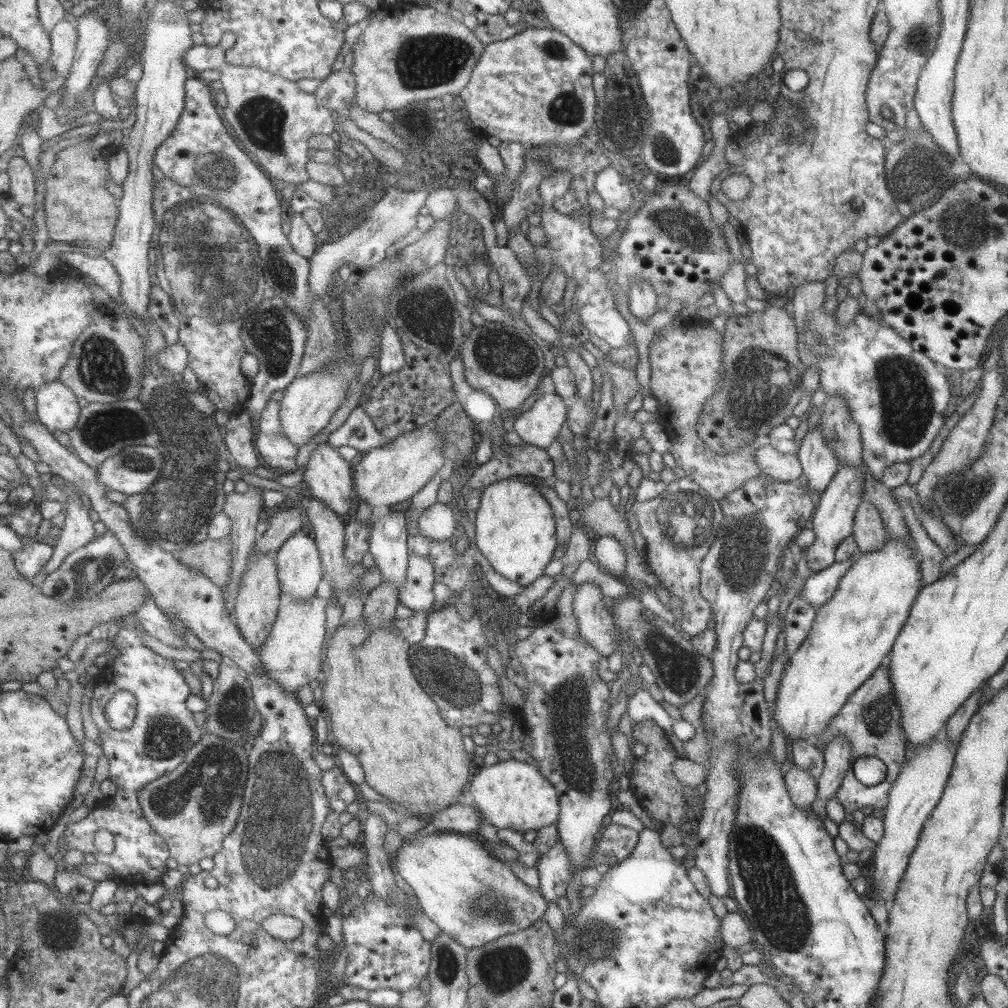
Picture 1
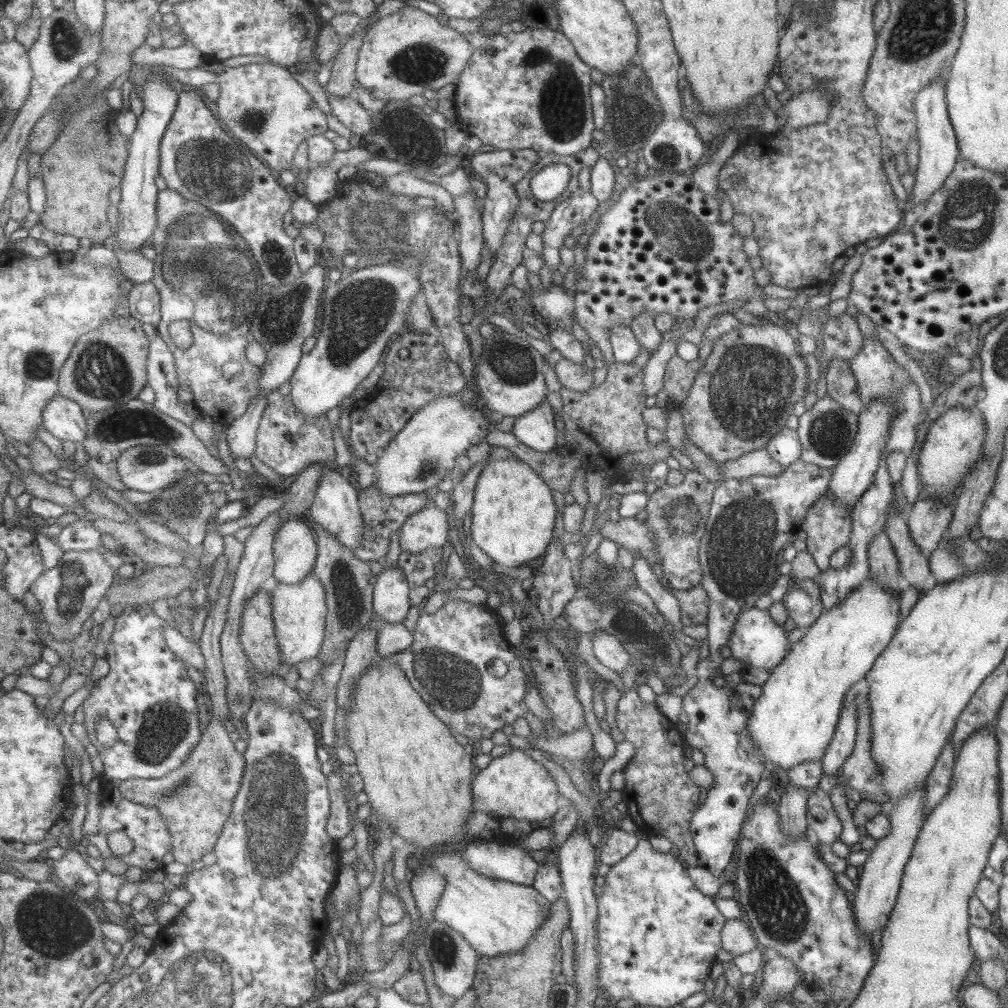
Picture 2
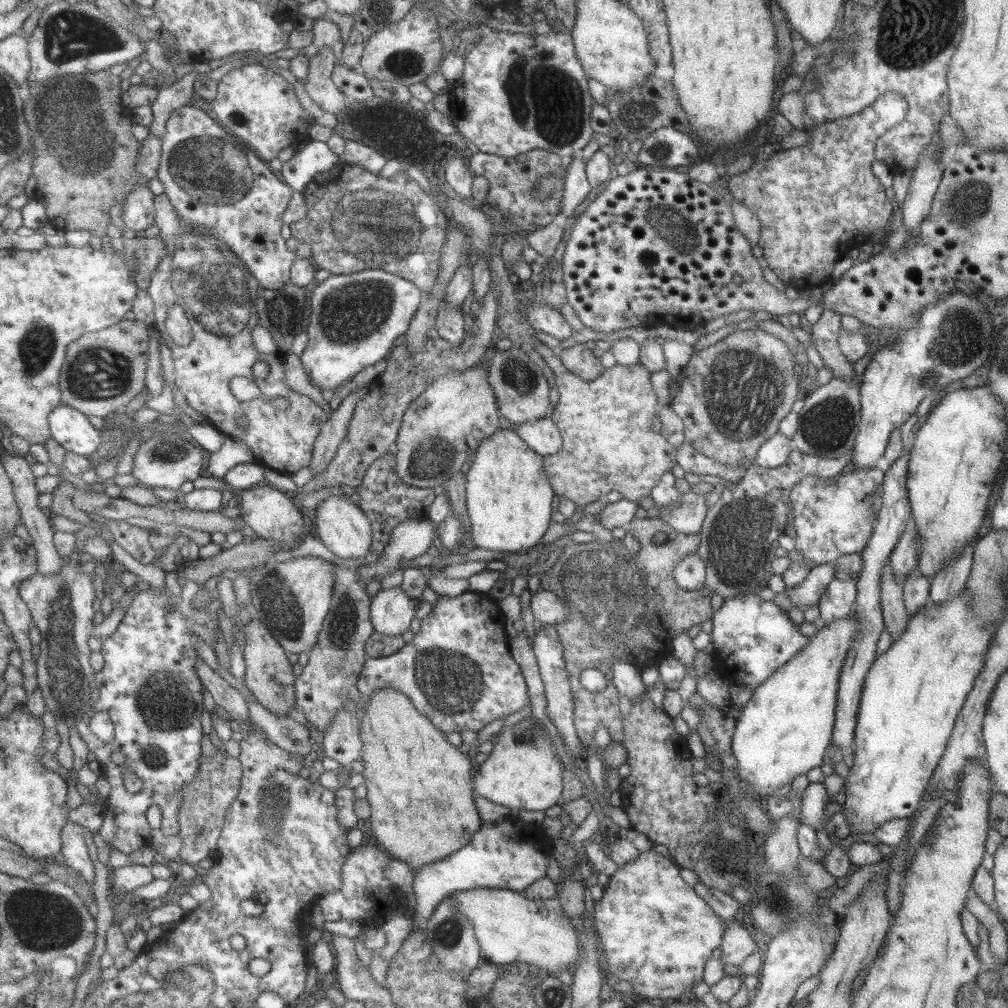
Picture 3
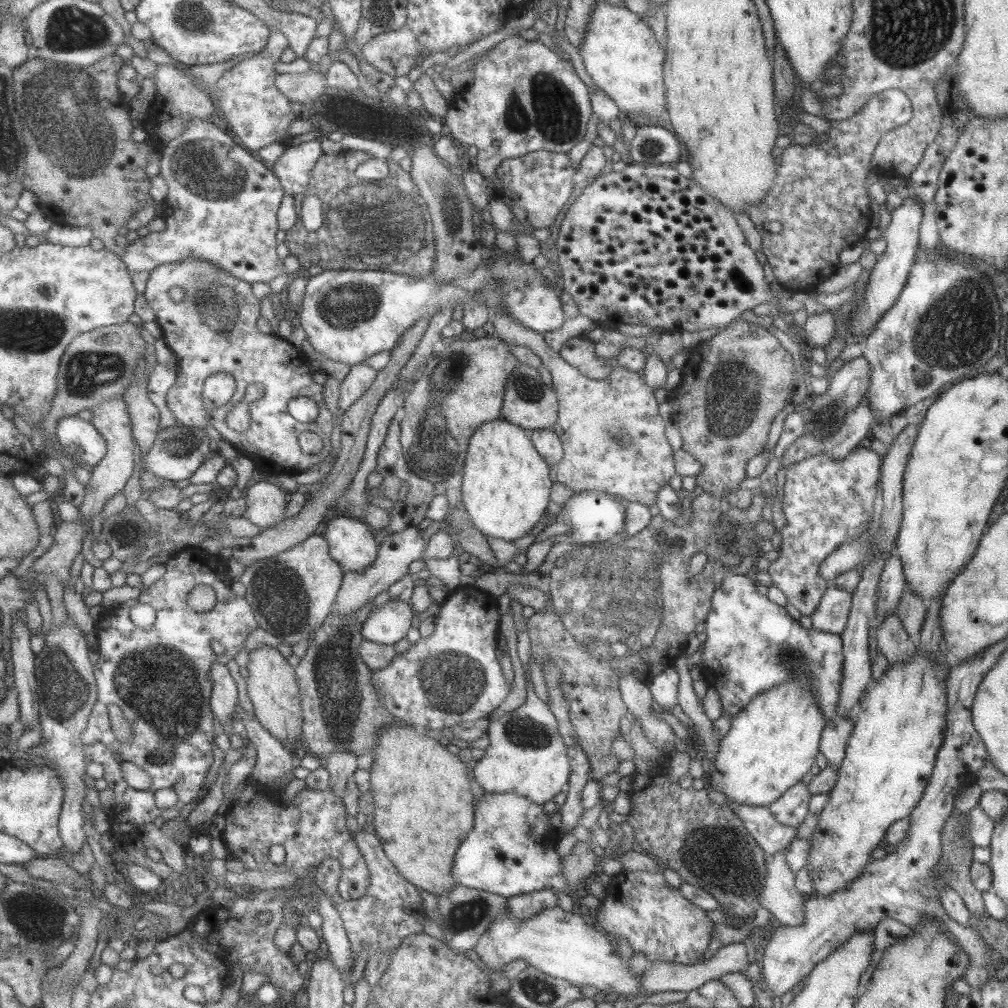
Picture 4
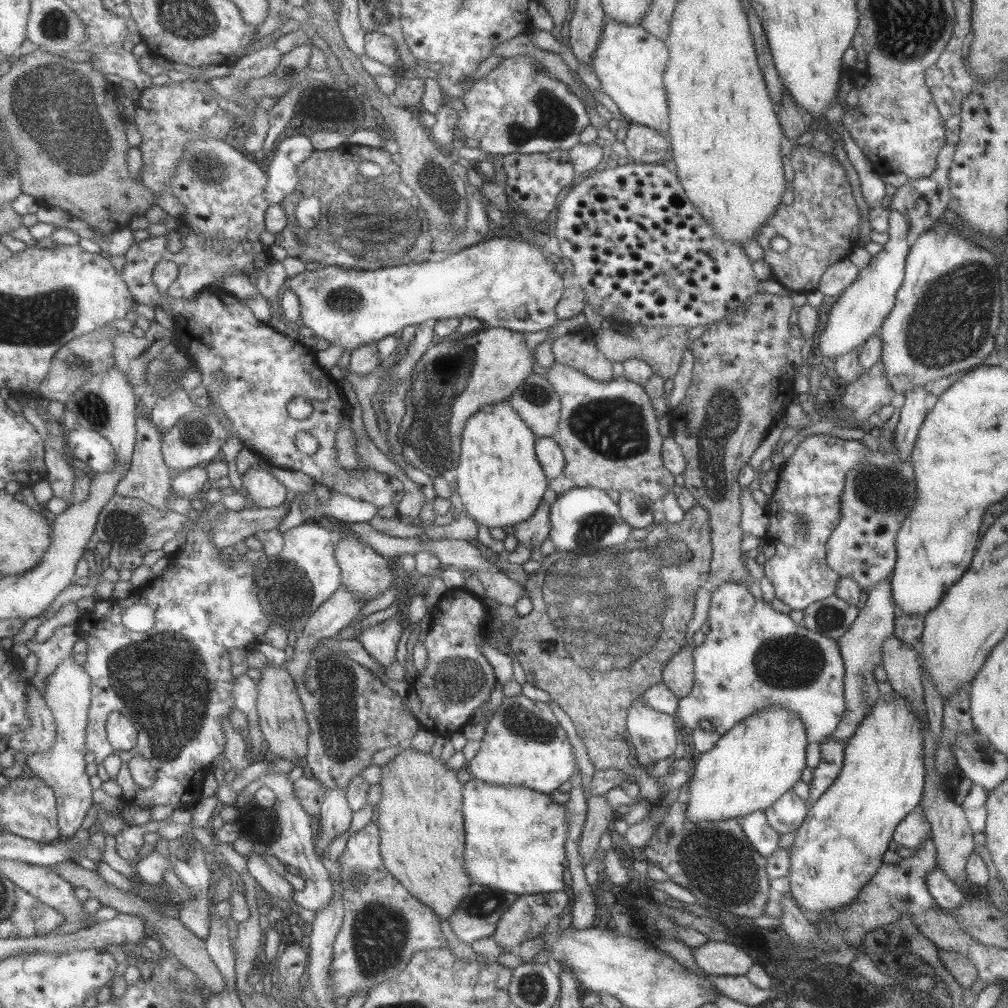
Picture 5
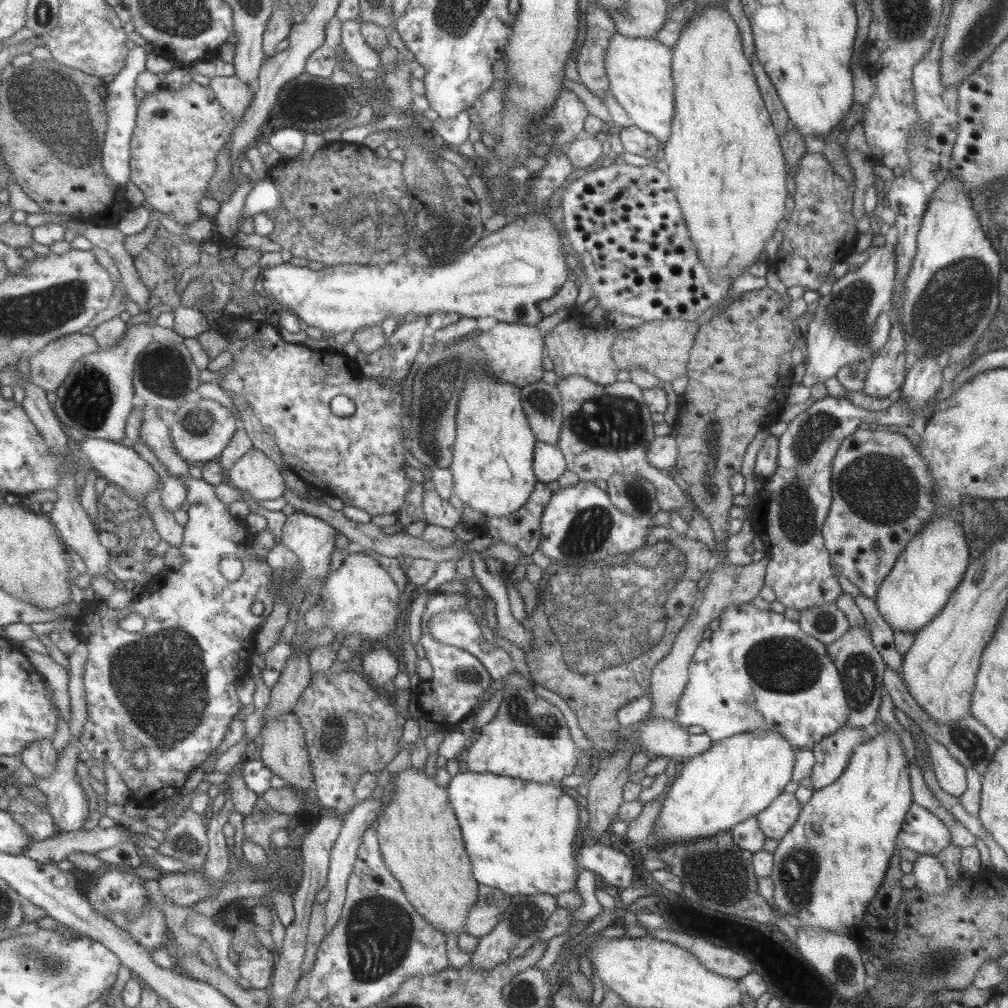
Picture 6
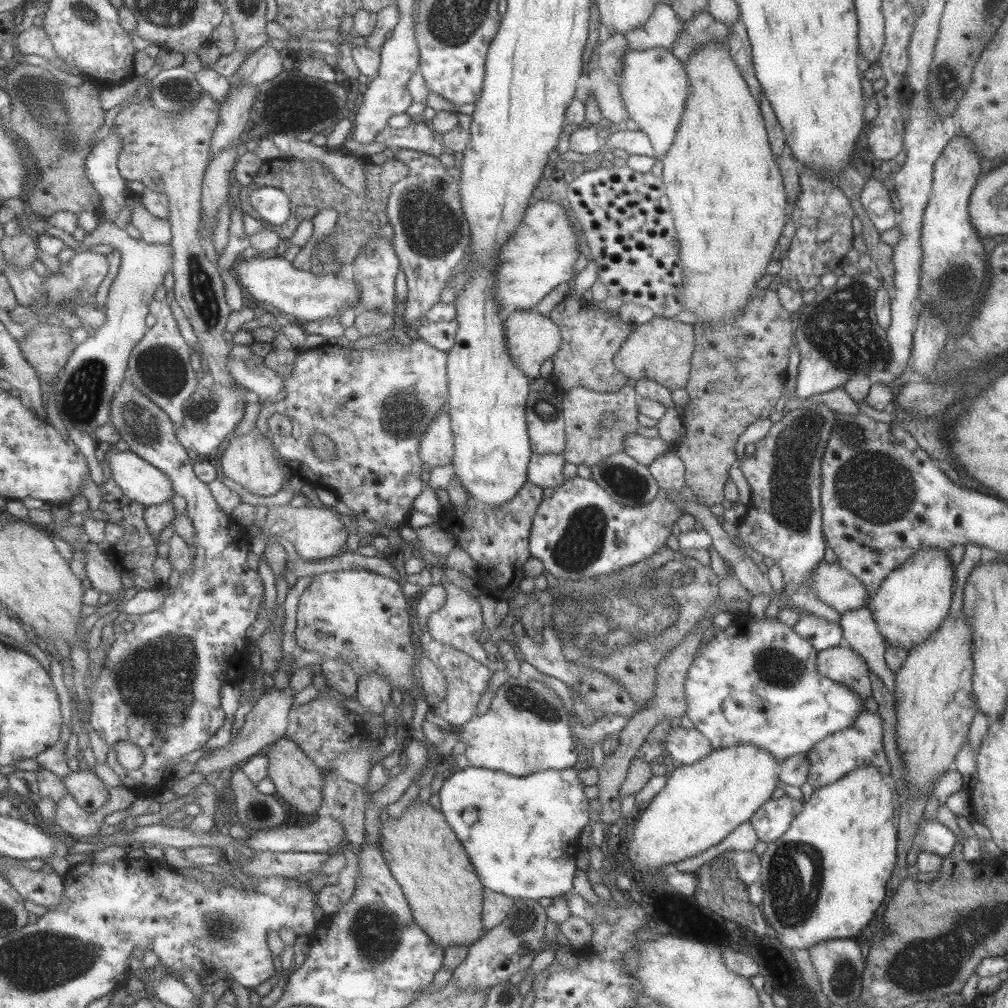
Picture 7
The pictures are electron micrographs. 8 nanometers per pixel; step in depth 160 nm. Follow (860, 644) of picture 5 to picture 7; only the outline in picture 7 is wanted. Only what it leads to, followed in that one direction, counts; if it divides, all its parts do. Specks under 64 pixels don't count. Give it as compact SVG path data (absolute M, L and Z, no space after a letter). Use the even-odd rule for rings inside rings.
M843 644L817 652L816 671L854 690L862 703L870 696L868 667L864 659Z

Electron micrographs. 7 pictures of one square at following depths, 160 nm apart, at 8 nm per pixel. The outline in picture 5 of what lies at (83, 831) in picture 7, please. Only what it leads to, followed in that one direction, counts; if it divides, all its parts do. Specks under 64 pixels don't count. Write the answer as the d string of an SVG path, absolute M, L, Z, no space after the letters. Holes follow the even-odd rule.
M73 657L68 658L57 667L49 679L47 692L43 696L57 722L58 737L51 752L29 756L27 764L36 776L42 778L55 791L58 796L60 831L63 838L73 838L81 830L91 806L96 804L95 788L91 784L91 776L87 774L87 760L85 760L89 751L87 733L93 698L91 677L83 665L77 665Z

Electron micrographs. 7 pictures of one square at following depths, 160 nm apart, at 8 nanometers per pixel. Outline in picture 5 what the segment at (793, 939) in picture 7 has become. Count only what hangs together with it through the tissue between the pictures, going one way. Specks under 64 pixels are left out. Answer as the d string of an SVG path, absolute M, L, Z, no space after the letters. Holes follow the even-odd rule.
M895 694L892 702L879 700L875 703L875 707L855 729L853 736L846 740L842 767L833 784L812 804L802 823L796 828L793 844L787 848L787 894L802 910L817 914L828 910L842 910L854 902L860 890L882 863L881 855L888 850L897 824L909 812L919 807L924 783L920 730L927 727L927 724L922 724L916 716L911 715L909 708L911 707L907 701Z

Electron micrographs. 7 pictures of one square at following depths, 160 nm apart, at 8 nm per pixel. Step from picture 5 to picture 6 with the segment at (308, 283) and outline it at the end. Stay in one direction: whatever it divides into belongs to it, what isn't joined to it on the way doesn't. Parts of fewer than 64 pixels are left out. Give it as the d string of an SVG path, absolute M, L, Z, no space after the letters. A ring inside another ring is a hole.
M527 213L515 220L489 232L467 252L459 255L453 262L431 268L415 266L405 262L391 262L383 268L373 265L337 264L325 266L323 270L294 266L290 263L269 267L262 271L264 290L268 291L282 306L291 310L305 325L315 326L332 334L349 330L356 333L359 329L379 325L385 317L393 317L402 322L407 312L415 316L434 312L454 312L461 317L477 319L492 316L506 323L537 324L543 314L538 309L540 300L551 298L567 280L571 270L567 268L564 251L553 222L543 213Z

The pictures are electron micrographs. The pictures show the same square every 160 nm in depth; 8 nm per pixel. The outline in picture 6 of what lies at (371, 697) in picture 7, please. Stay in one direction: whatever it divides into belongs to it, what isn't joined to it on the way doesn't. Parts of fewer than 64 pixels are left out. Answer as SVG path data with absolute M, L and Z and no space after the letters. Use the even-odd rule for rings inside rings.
M372 647L362 660L364 678L369 679L376 688L382 688L389 680L392 681L399 670L397 660L388 649Z

